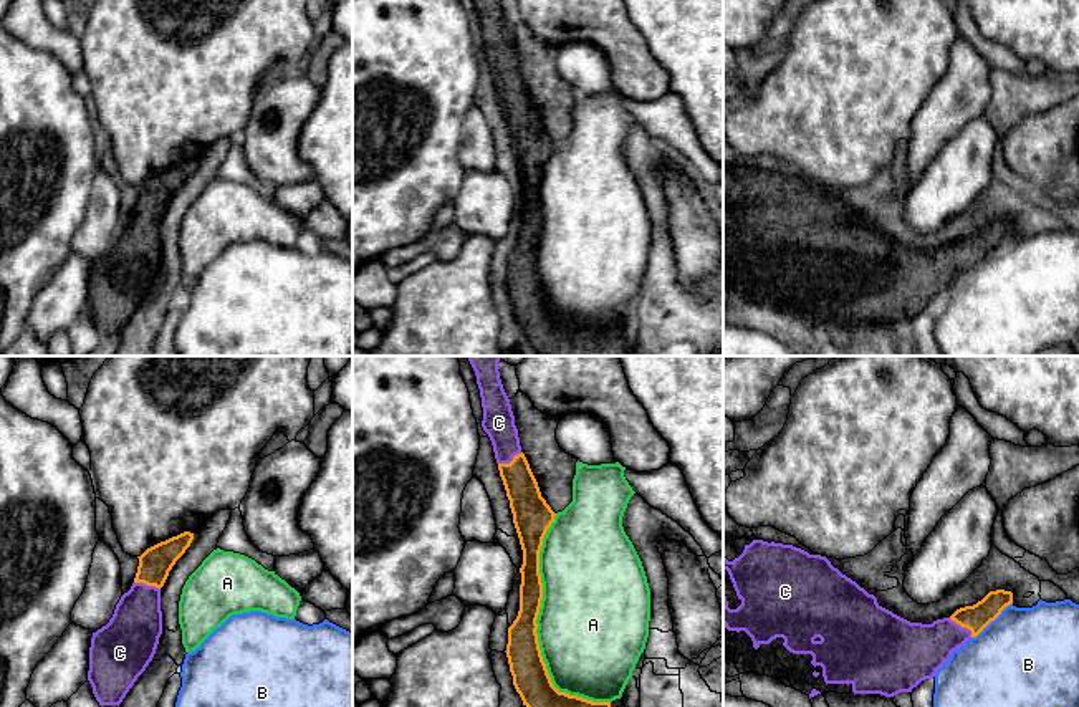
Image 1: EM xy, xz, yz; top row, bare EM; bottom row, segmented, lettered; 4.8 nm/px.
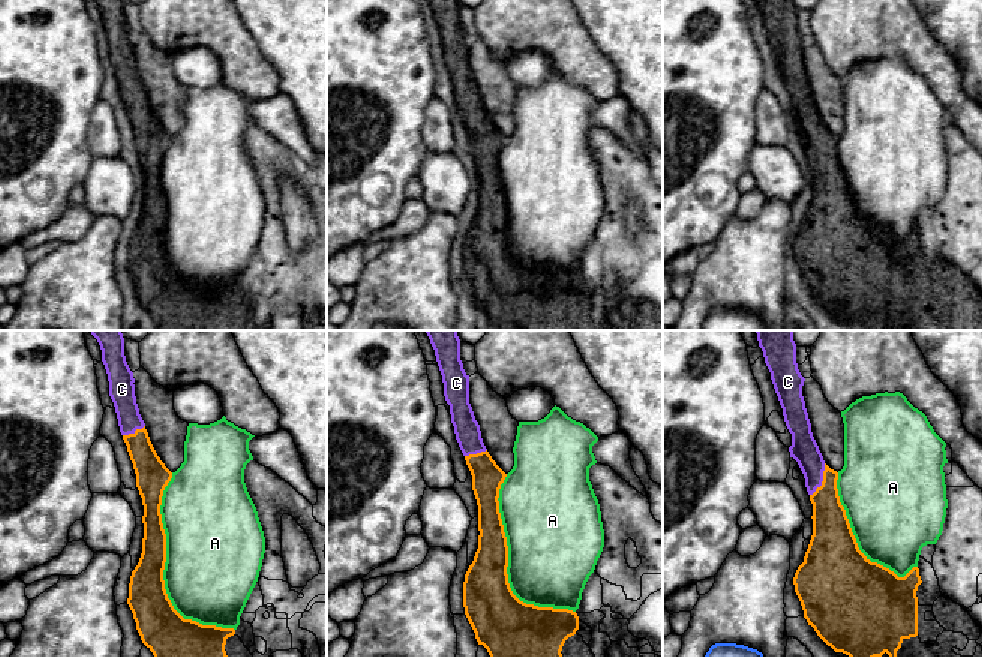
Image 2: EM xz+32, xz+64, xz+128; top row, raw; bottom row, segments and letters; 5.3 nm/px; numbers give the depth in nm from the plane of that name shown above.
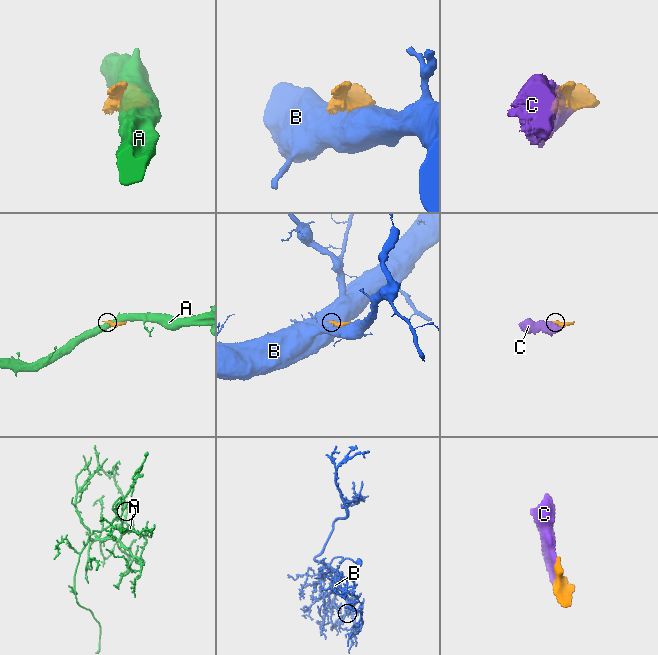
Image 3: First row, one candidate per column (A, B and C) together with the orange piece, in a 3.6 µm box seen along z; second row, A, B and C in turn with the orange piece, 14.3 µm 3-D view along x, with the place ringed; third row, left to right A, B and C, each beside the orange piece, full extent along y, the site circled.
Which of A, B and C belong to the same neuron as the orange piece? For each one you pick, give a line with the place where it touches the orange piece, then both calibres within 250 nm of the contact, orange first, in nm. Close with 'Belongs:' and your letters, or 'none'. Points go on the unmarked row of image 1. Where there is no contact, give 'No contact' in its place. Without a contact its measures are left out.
C: Touches orange at yz (962, 255). Thickness 130 nm (orange) against 280 nm
Belongs: C

